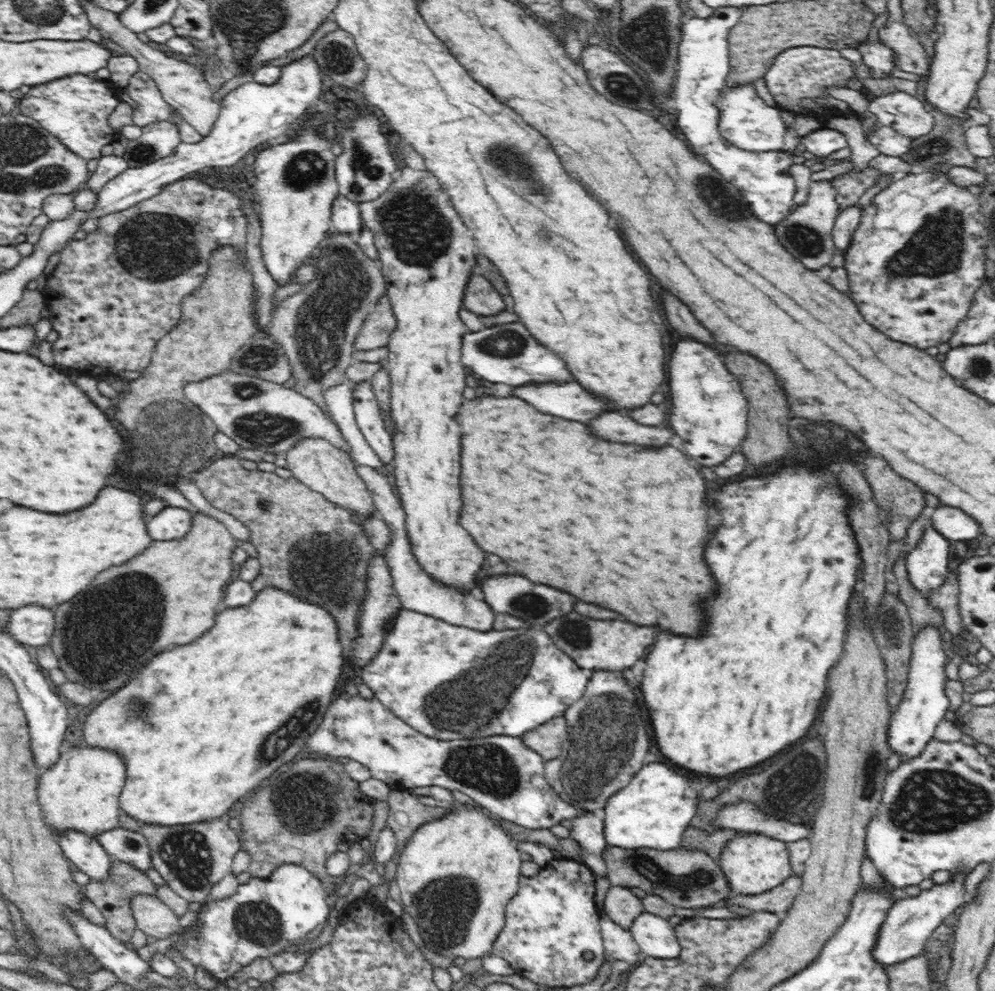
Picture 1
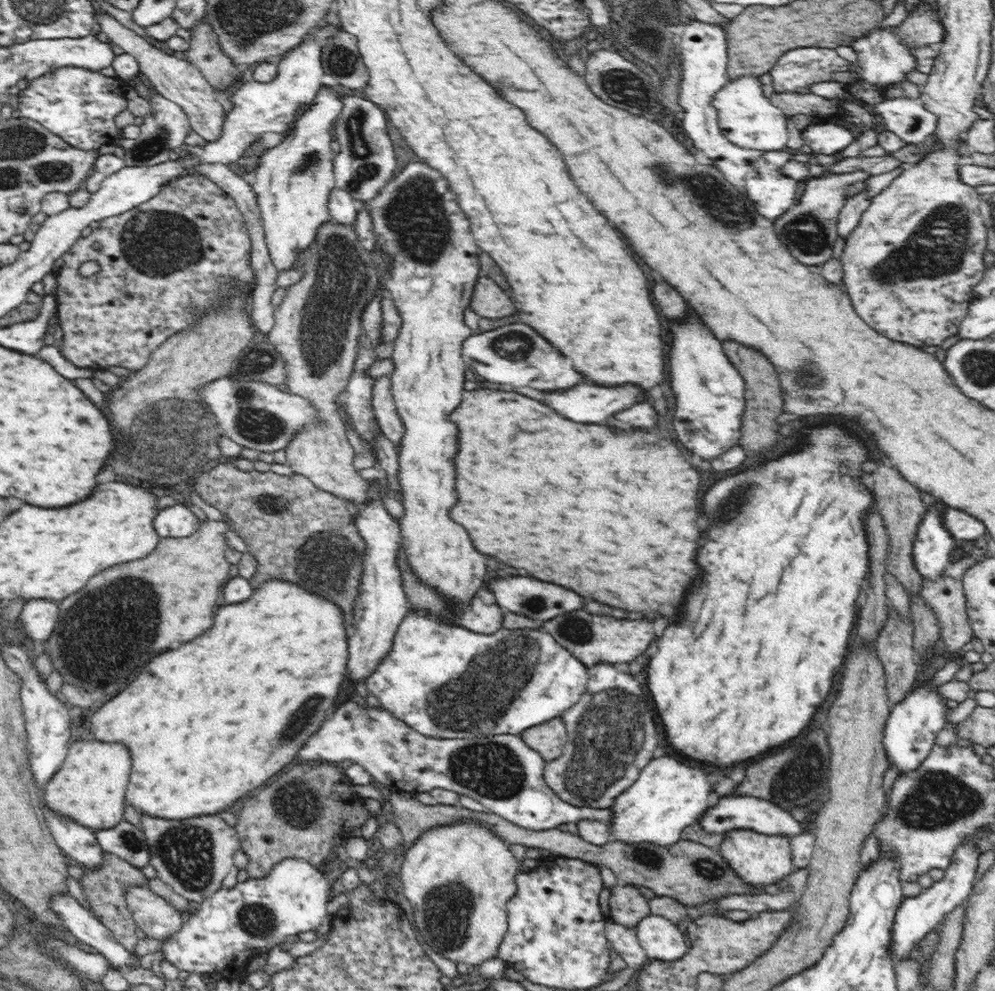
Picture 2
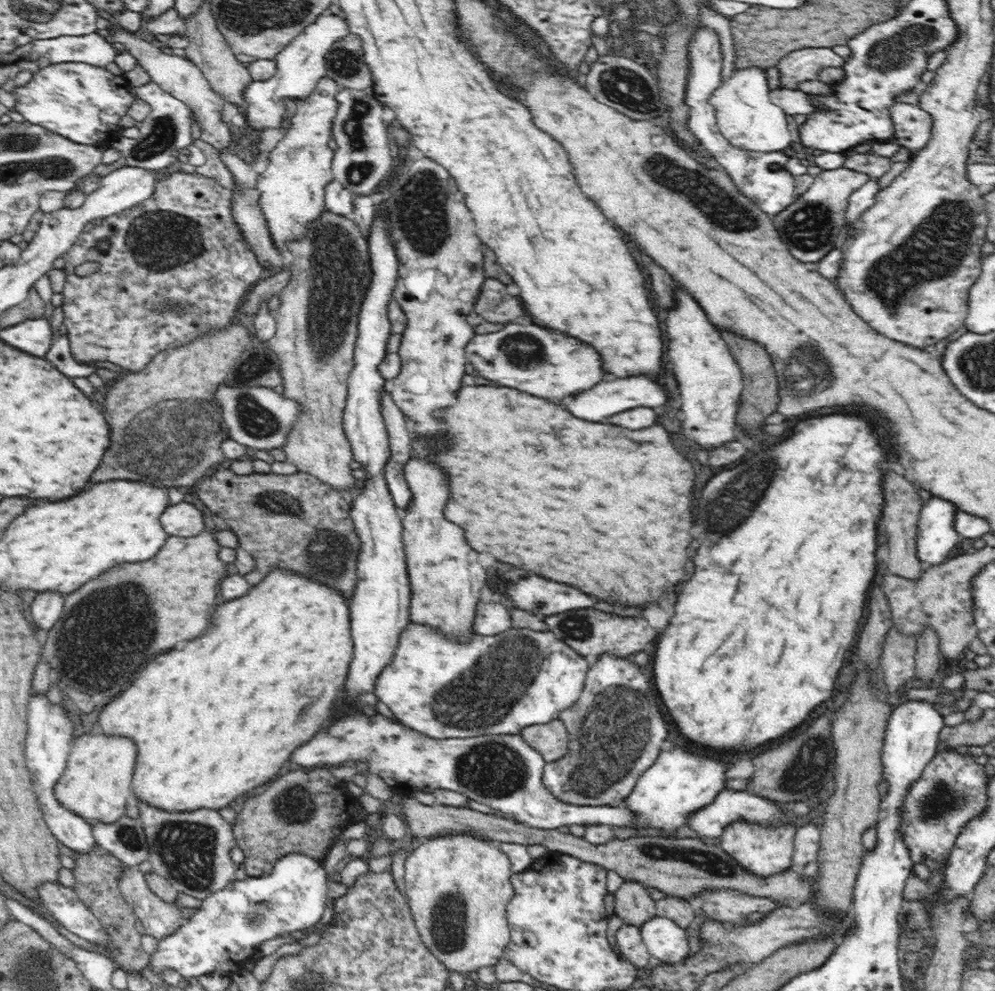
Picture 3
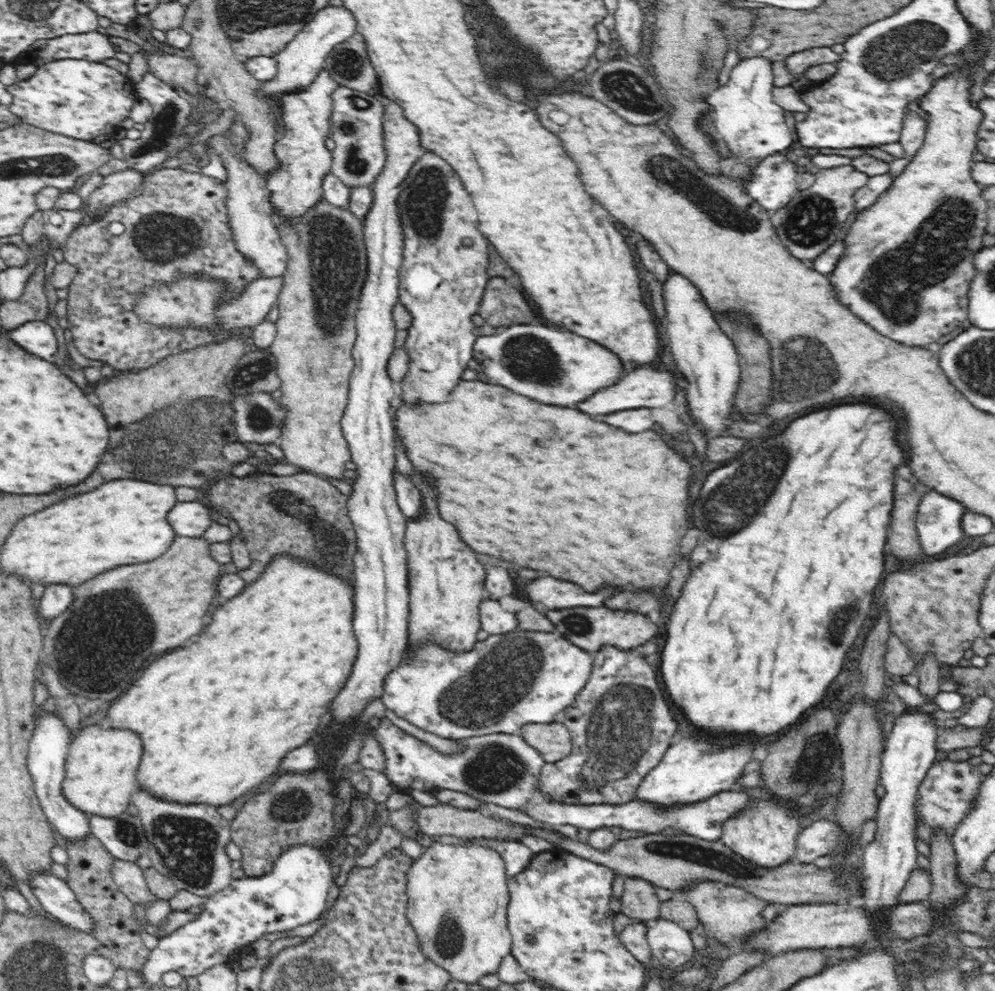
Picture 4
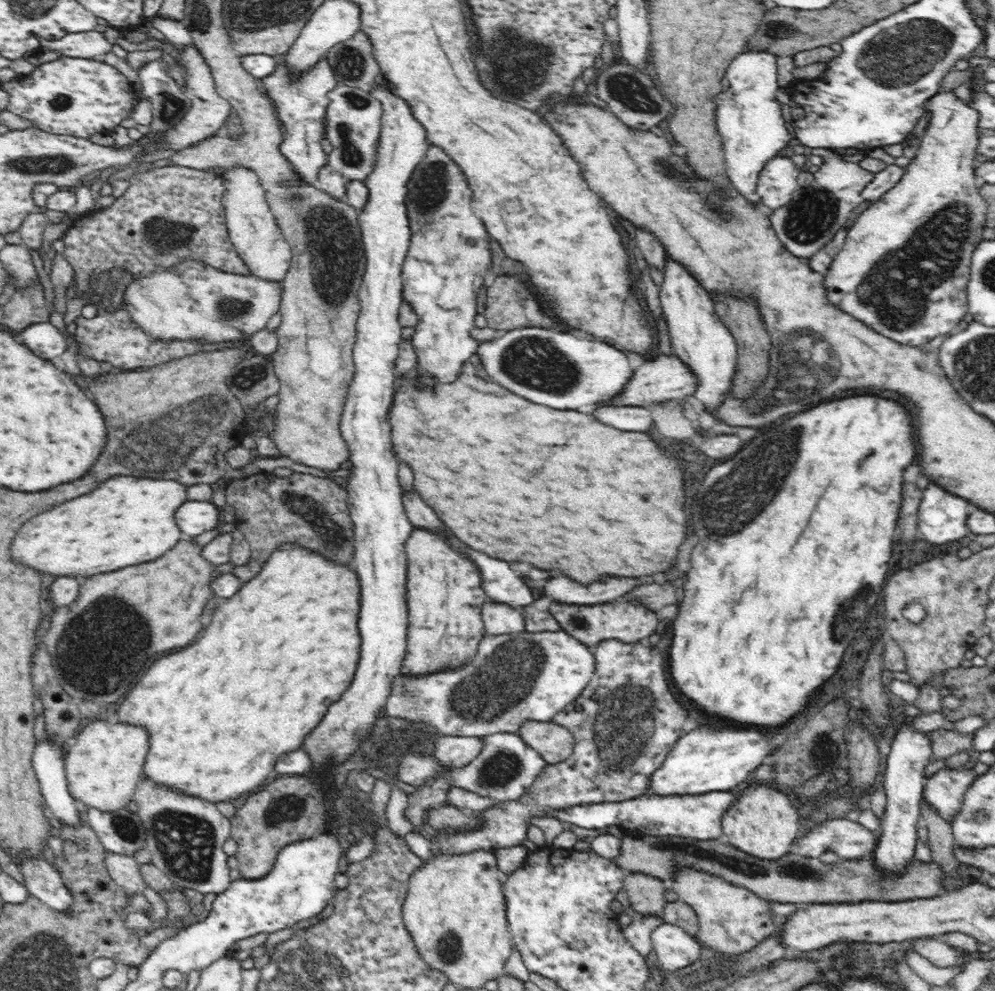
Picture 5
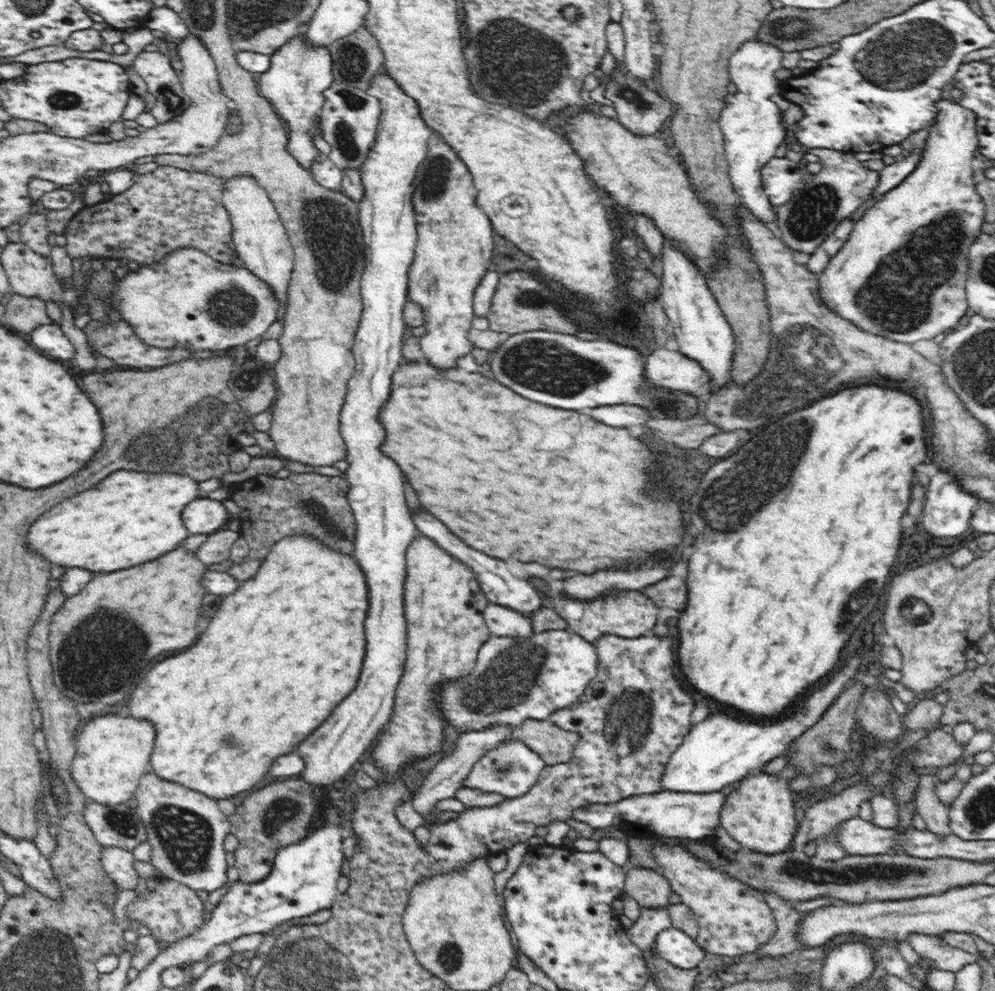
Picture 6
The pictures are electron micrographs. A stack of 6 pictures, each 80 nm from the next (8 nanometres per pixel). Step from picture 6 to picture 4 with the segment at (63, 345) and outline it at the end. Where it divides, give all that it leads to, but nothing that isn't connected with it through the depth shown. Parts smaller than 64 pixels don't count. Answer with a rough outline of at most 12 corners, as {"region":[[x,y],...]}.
{"region":[[47,321],[22,322],[8,336],[24,350],[50,360],[58,352]]}

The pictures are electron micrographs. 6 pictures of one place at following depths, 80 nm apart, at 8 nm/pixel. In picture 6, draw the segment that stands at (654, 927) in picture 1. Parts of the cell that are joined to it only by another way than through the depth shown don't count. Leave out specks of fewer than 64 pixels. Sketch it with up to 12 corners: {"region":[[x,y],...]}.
{"region":[[672,927],[656,936],[659,956],[676,968],[696,968],[705,951]]}

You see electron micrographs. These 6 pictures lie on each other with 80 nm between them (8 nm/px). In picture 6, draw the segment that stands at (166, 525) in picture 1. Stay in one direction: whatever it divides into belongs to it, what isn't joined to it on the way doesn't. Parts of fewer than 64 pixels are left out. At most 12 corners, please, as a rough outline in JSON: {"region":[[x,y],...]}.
{"region":[[200,497],[182,512],[190,534],[230,522],[222,501]]}

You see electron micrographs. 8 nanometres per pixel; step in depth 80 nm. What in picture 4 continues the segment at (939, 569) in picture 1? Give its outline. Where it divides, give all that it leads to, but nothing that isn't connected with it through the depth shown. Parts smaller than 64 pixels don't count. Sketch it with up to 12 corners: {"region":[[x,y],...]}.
{"region":[[932,489],[917,512],[922,552],[942,554],[965,536],[966,507]]}

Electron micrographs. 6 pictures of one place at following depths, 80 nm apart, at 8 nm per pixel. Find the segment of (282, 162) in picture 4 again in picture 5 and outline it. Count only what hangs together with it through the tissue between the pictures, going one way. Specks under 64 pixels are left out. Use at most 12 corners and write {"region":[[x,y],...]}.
{"region":[[281,56],[262,82],[284,135],[280,151],[307,186],[328,163],[327,57],[305,73]]}

